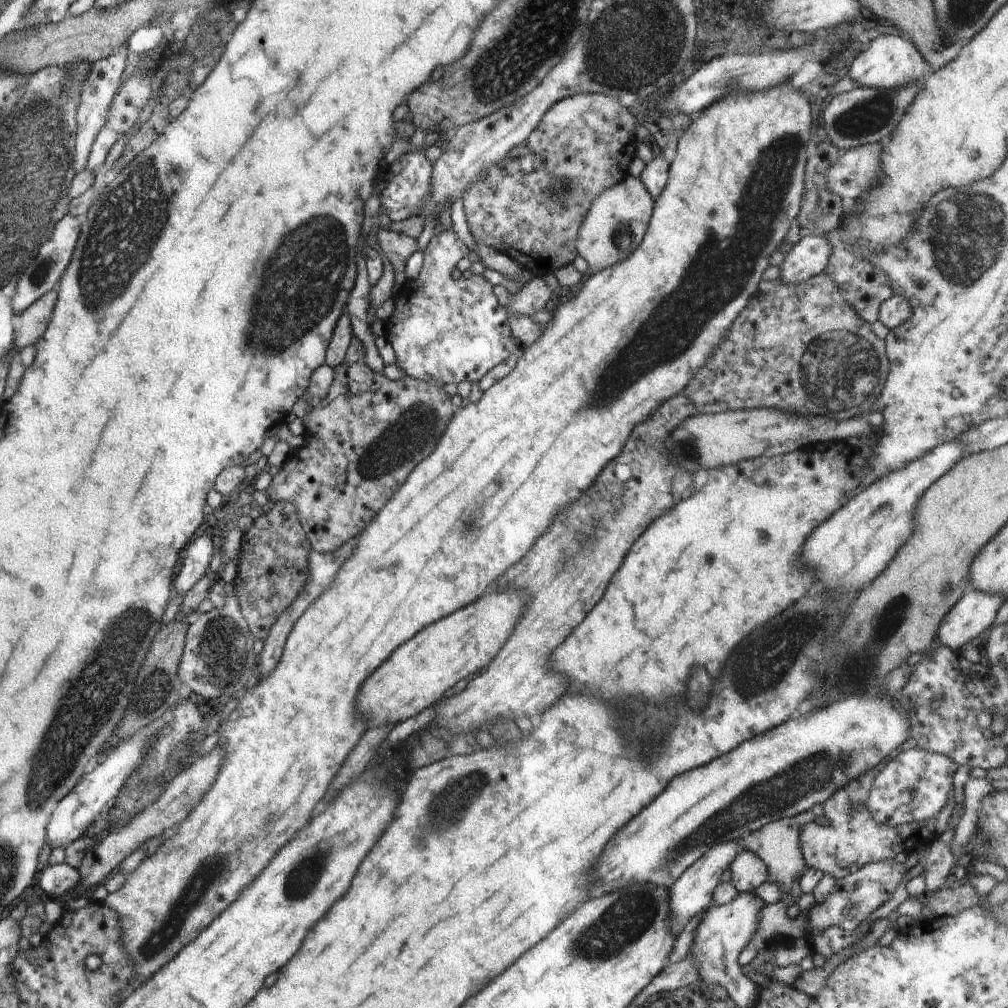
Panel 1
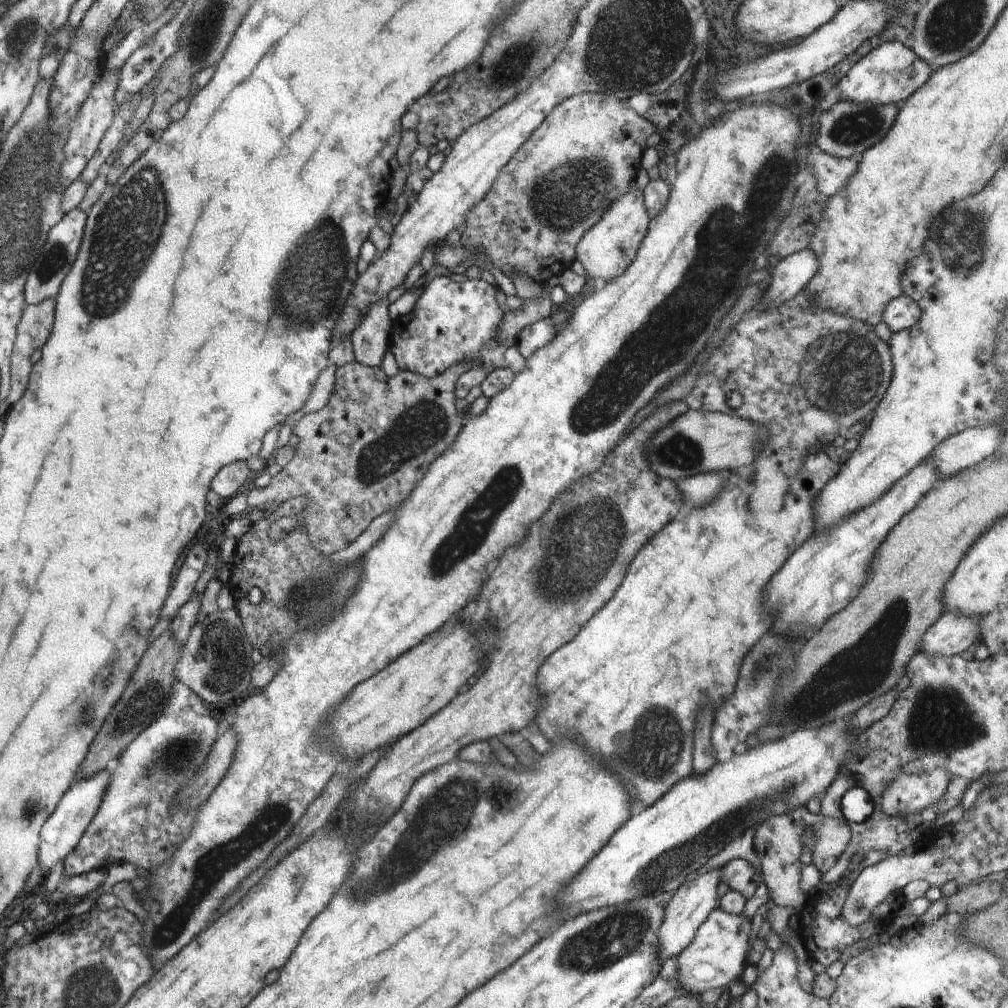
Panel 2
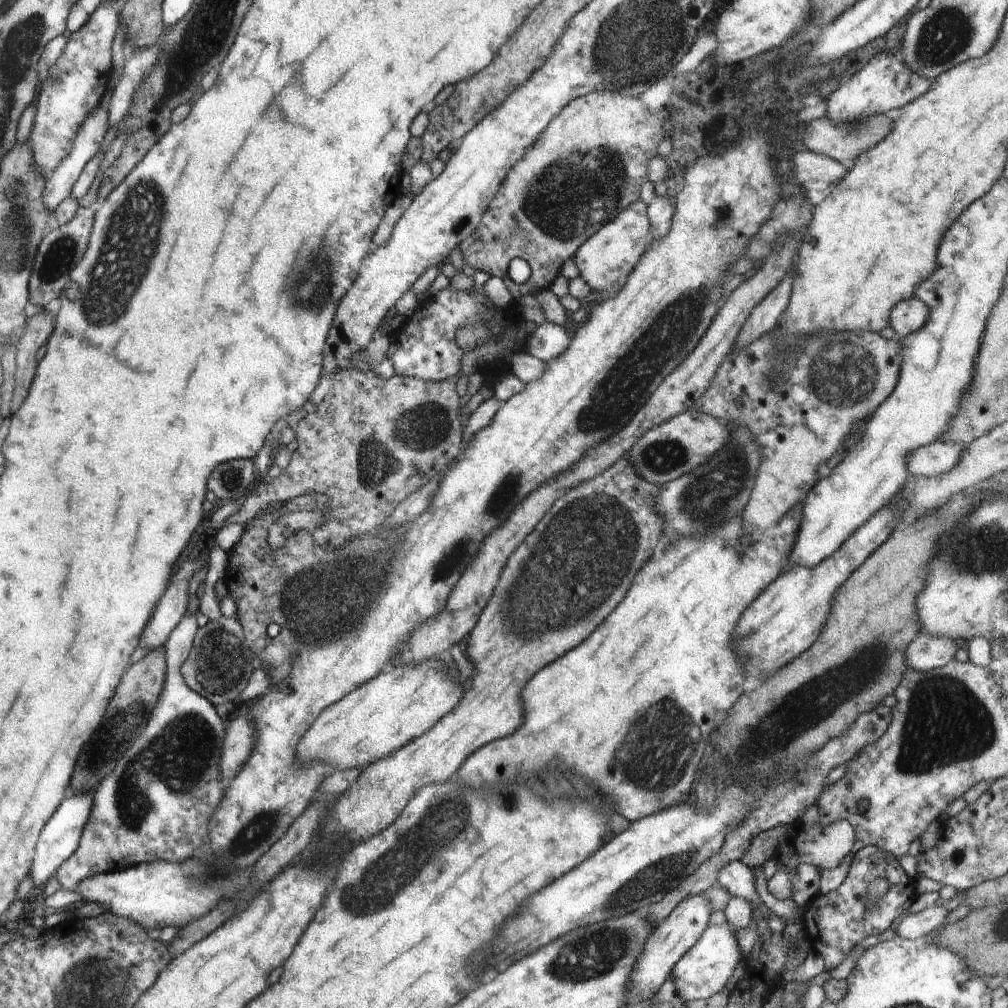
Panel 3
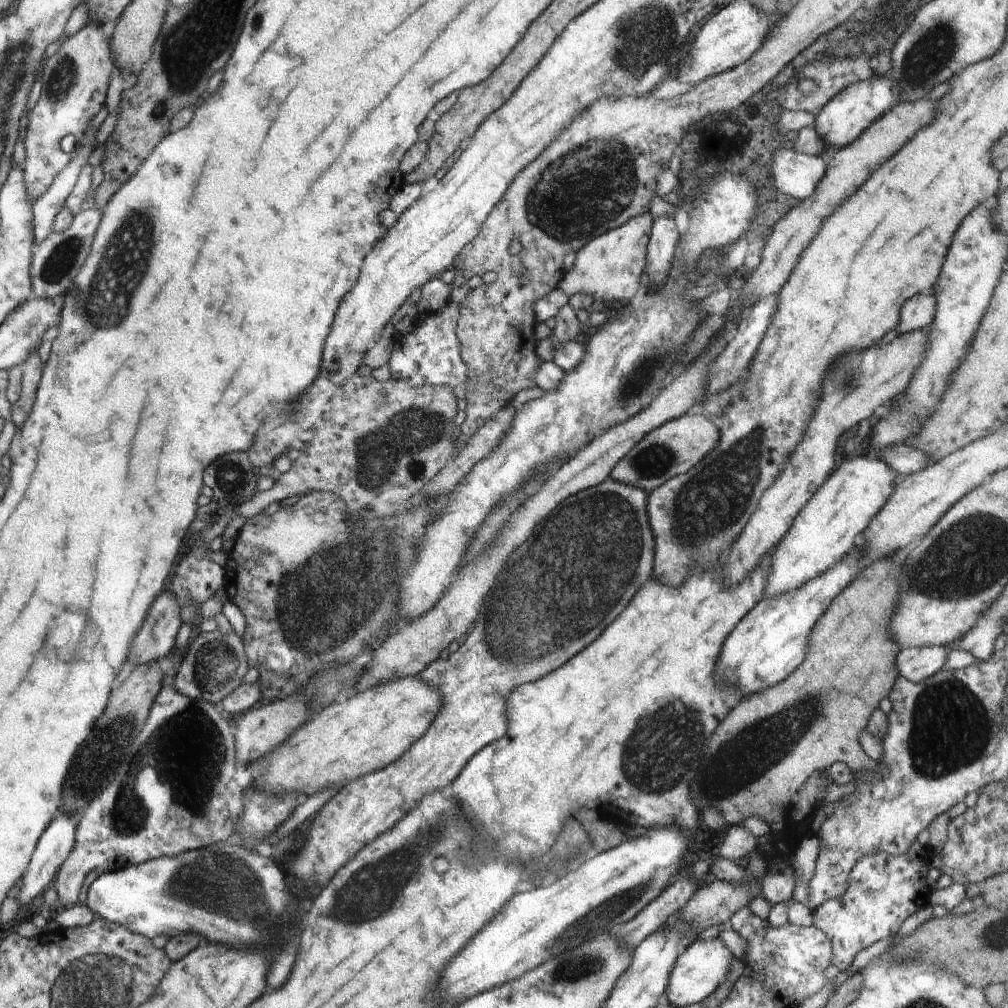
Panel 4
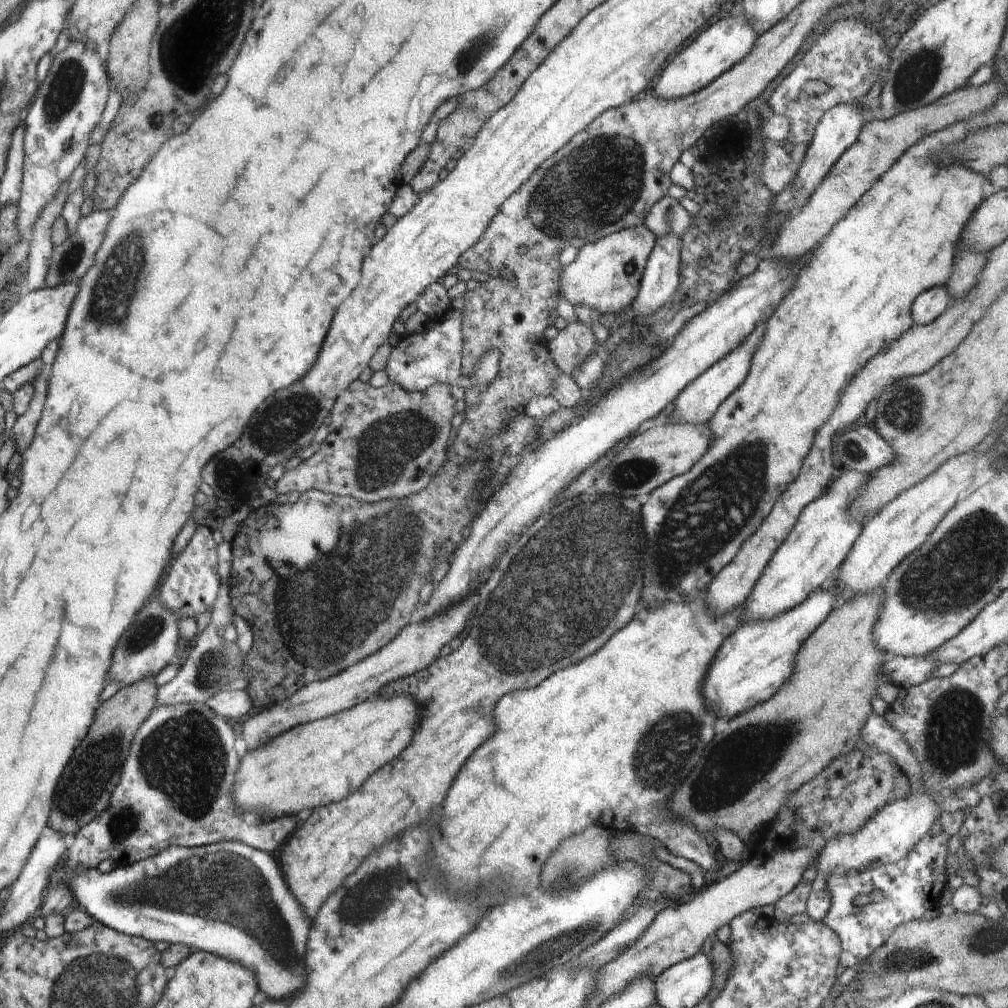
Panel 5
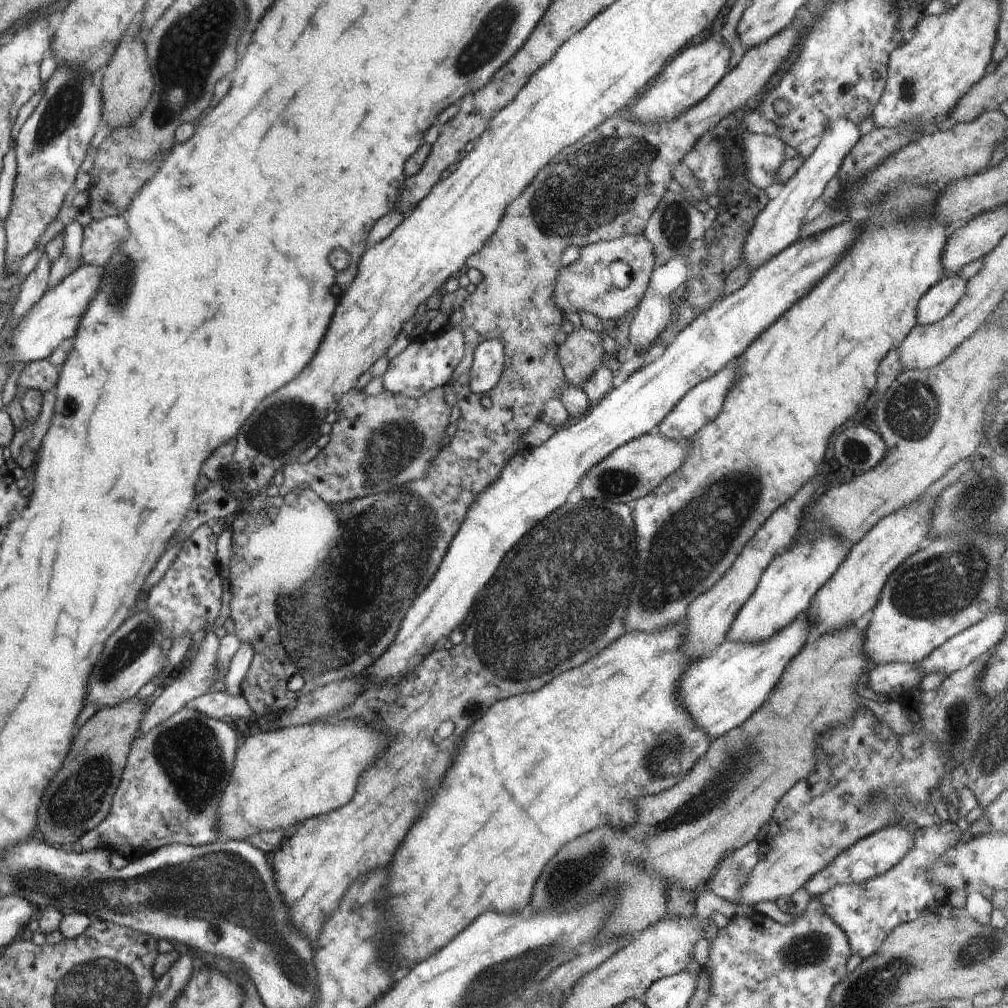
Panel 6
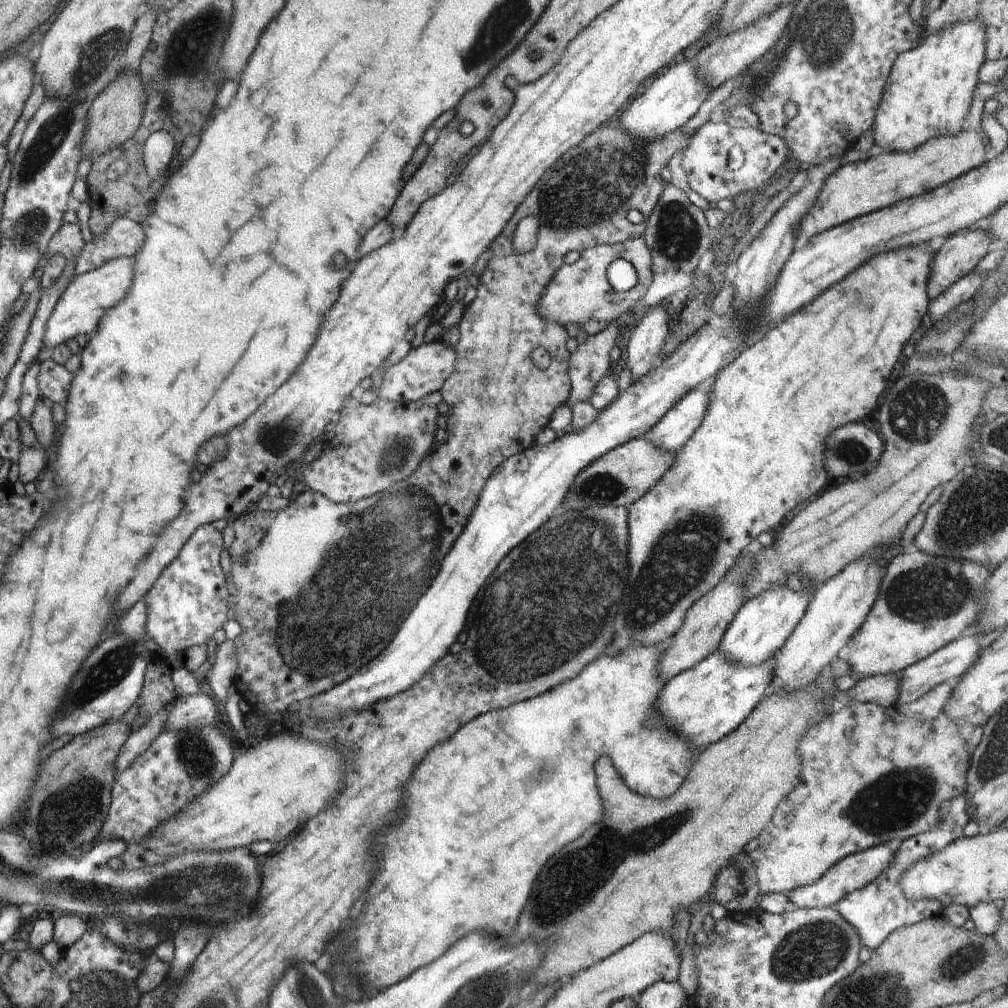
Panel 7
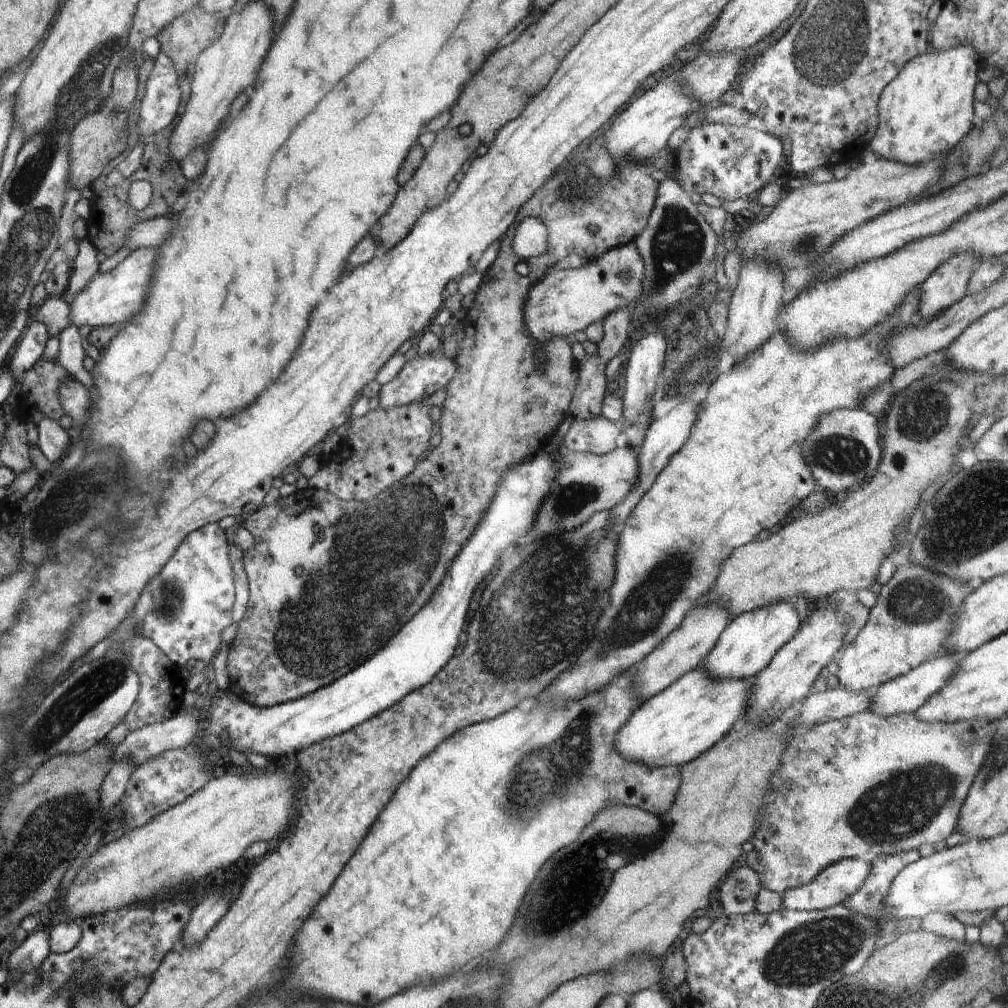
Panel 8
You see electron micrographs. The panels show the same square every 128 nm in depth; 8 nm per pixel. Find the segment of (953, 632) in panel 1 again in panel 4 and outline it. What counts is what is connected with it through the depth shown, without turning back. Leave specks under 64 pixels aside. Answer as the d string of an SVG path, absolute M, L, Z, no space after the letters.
M908 647L899 651L895 665L900 677L921 683L946 668L947 654L947 647Z

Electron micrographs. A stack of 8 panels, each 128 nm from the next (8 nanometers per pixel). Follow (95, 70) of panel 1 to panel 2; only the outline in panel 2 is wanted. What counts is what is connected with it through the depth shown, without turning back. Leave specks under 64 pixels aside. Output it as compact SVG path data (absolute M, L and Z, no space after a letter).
M106 68L106 72L103 73L101 79L93 86L94 90L90 91L88 100L78 111L78 116L72 122L72 128L66 136L64 162L62 162L62 168L60 168L61 180L65 182L66 187L79 179L86 163L95 156L104 133L111 128L113 123L116 113L115 92L119 75L110 77L109 72L110 70Z

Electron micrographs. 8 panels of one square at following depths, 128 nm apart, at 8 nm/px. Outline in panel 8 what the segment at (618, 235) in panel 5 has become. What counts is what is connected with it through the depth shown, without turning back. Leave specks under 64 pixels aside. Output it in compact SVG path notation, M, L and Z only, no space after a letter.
M633 244L610 249L580 269L554 266L529 290L523 306L525 325L540 343L554 337L574 338L575 332L601 322L610 311L630 307L642 290L644 275L643 259Z

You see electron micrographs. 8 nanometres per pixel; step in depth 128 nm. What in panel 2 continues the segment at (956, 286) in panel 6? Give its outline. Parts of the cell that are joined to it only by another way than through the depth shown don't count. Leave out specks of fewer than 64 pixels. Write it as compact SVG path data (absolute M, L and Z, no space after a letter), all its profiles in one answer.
M902 294L891 300L884 309L883 321L892 333L912 328L920 318L922 309L915 300Z

